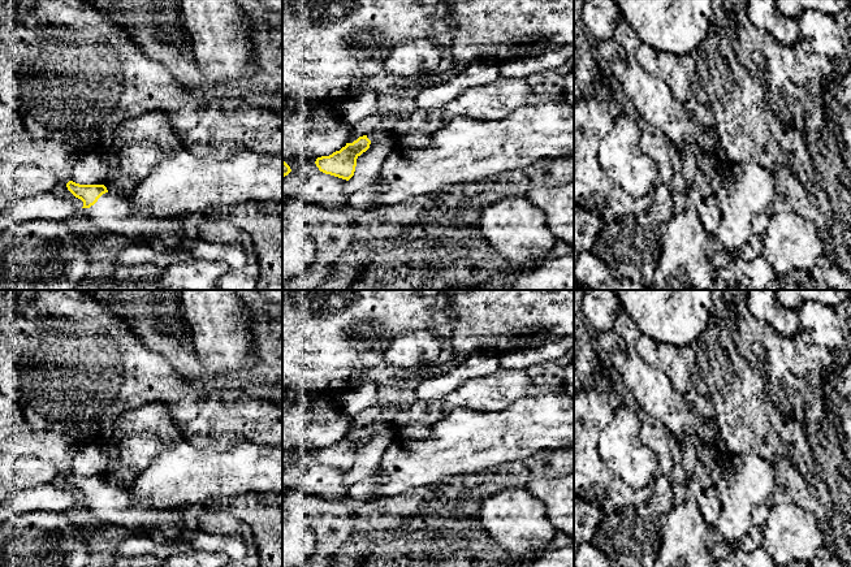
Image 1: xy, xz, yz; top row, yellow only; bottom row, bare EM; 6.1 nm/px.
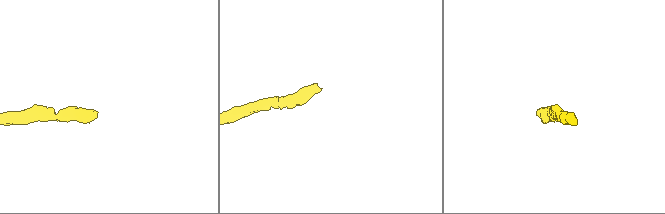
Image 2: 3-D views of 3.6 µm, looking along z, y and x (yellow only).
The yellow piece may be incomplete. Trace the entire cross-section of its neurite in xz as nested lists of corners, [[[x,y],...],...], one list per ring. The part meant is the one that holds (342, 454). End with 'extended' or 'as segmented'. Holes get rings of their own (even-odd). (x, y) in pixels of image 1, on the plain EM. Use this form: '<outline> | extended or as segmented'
[[[367,427],[359,428],[340,442],[317,449],[315,455],[320,463],[349,472],[354,467],[357,450],[370,440],[370,436]]] | as segmented

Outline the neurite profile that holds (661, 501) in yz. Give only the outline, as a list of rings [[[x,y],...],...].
[[[656,472],[655,489],[640,512],[635,506],[604,515],[591,544],[604,551],[613,567],[655,567],[660,549],[661,519],[674,507],[673,481]]]

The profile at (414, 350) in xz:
[[[411,329],[380,345],[386,364],[419,372],[436,364],[444,338],[427,329]]]

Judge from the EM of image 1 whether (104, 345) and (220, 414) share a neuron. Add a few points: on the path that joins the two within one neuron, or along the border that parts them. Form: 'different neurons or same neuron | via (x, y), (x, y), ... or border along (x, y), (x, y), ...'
same neuron | via (133, 371), (164, 385), (191, 412)

